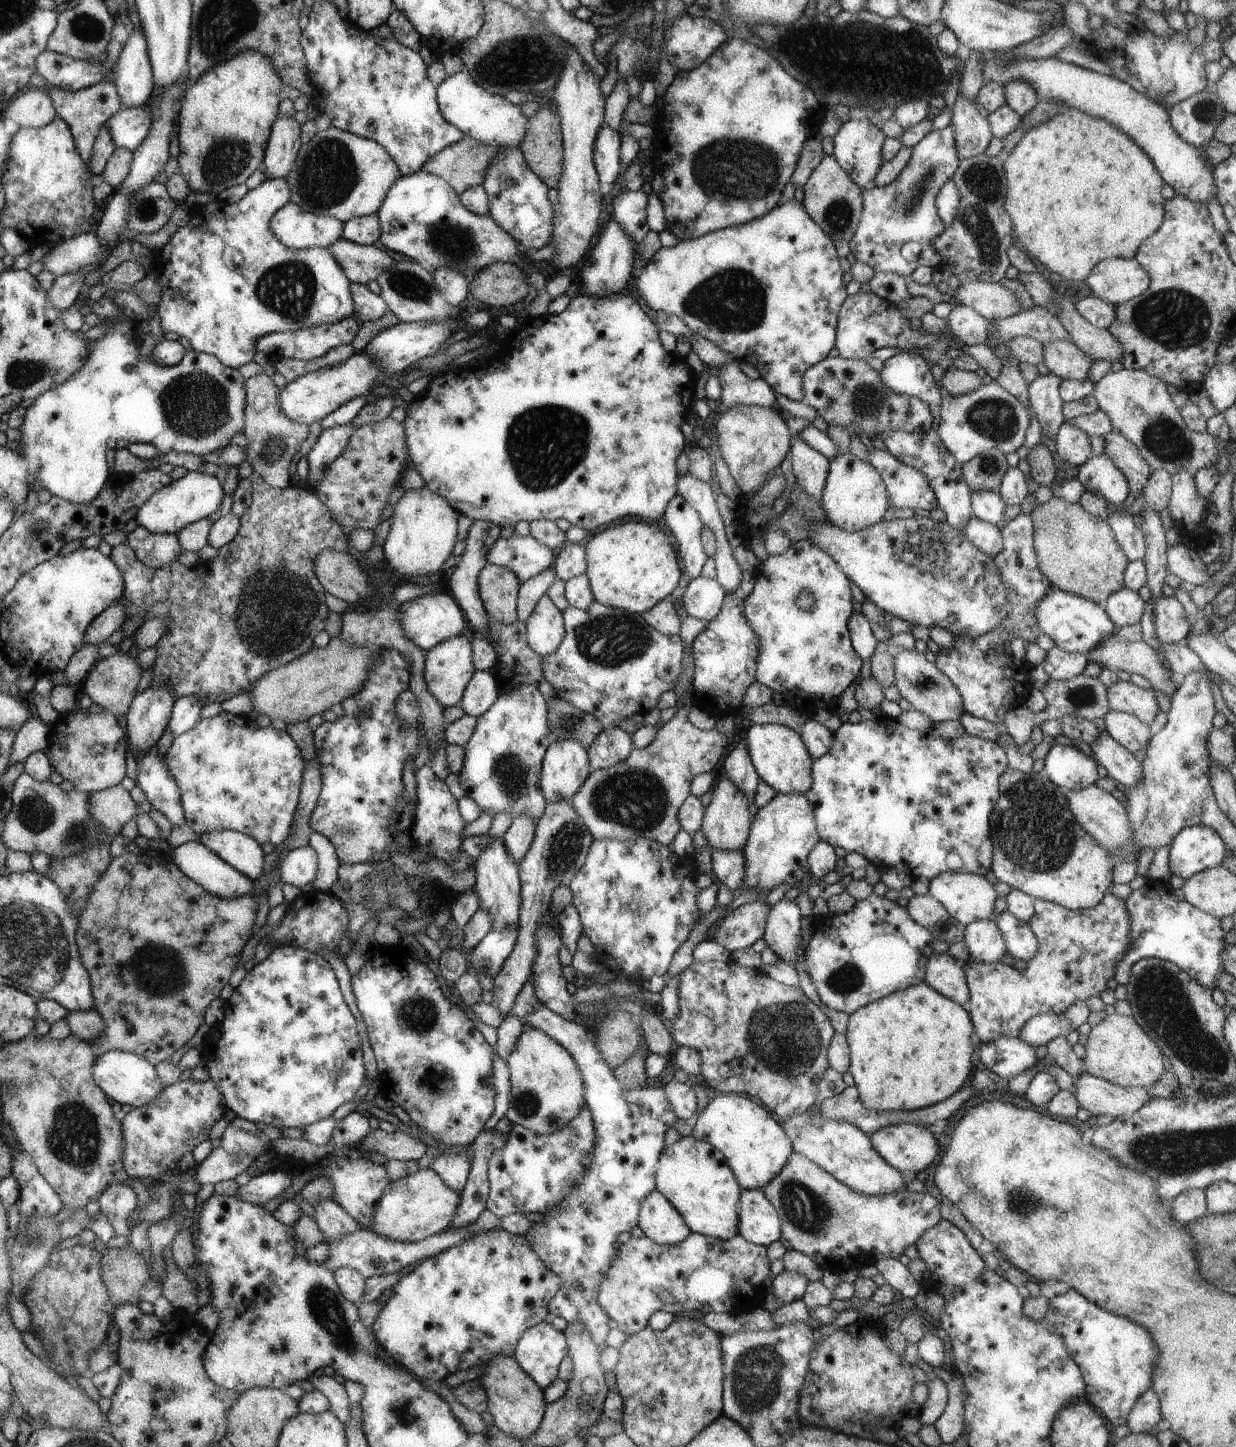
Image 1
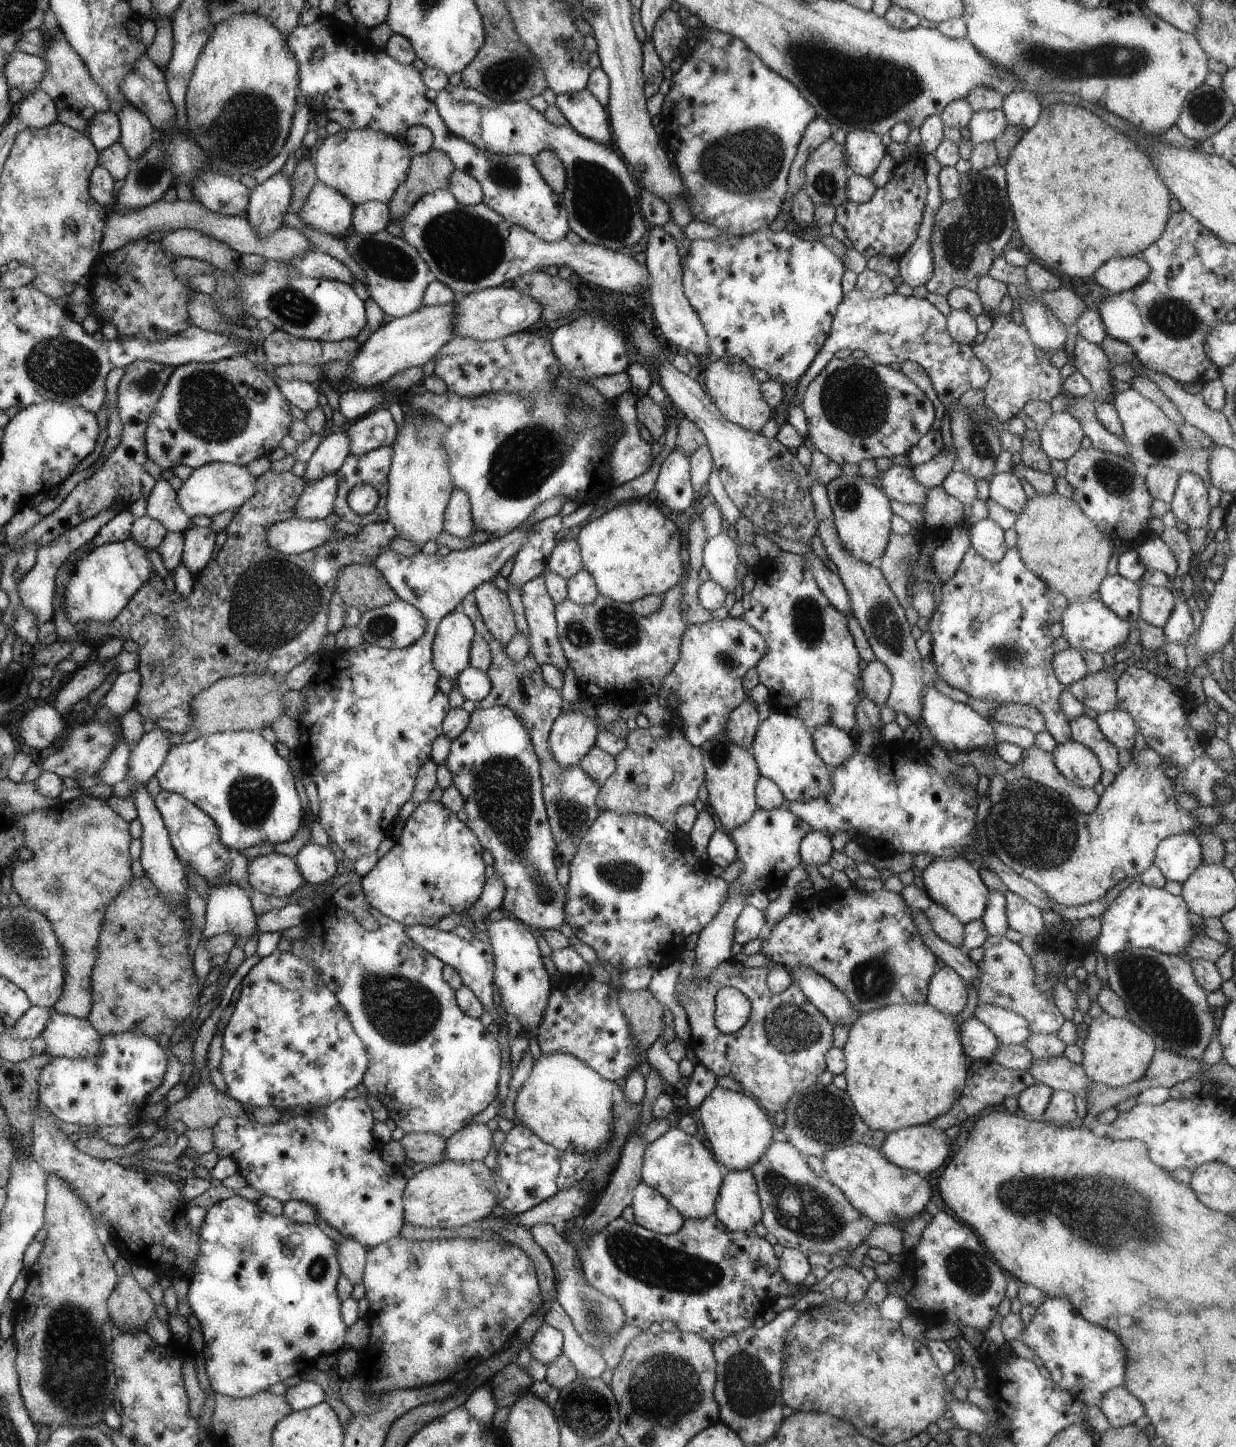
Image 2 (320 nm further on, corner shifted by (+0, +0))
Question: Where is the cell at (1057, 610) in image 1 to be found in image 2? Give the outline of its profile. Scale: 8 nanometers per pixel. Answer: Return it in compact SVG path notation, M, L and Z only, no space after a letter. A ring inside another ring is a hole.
M1090 598L1070 602L1068 608L1063 612L1061 623L1062 636L1066 637L1072 647L1080 652L1088 649L1100 654L1113 648L1122 648L1122 645L1127 642L1132 628L1132 624L1111 611L1100 599Z

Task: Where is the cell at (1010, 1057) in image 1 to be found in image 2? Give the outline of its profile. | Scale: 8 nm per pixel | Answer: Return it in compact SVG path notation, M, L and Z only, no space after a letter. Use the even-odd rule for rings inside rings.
M976 1017L961 1023L959 1037L965 1054L974 1060L990 1061L997 1048L1002 1045L988 1026Z

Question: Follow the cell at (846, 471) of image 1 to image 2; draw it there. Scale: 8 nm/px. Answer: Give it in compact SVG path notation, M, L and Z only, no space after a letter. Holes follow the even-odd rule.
M842 474L838 478L832 479L825 487L842 546L855 559L878 569L892 532L890 523L893 512L888 495L884 494L883 490L876 488L868 478L862 476Z

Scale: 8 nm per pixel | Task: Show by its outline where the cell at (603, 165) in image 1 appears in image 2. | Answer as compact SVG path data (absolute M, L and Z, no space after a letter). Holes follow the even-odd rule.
M587 88L556 95L555 105L575 131L593 141L612 144L607 109Z

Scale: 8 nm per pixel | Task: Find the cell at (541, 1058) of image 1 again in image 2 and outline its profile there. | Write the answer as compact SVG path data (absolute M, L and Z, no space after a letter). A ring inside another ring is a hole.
M541 1052L517 1094L516 1120L559 1151L598 1154L615 1136L612 1090L616 1085L574 1055Z

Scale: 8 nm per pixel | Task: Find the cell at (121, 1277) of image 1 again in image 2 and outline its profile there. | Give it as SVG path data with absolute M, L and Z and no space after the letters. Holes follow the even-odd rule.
M128 1273L120 1277L120 1282L112 1291L112 1294L107 1300L107 1309L110 1315L110 1320L116 1323L116 1328L120 1333L128 1333L129 1331L145 1331L147 1324L154 1316L154 1304L152 1298L148 1296L148 1292L144 1290L132 1273Z

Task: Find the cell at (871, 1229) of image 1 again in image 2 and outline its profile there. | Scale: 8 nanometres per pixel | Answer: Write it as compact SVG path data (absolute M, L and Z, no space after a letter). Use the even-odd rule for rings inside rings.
M774 1141L759 1161L749 1168L757 1182L763 1212L762 1224L782 1246L799 1250L805 1255L811 1252L833 1255L838 1251L848 1251L850 1254L857 1246L866 1244L868 1235L876 1228L876 1224L871 1218L860 1214L848 1202L844 1193L826 1177L817 1176L808 1167L807 1159L807 1156L788 1141Z

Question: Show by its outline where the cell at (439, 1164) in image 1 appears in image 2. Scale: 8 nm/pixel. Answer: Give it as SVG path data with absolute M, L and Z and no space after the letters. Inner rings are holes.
M473 1122L447 1138L446 1158L453 1161L482 1161L490 1152L492 1134L488 1124Z

